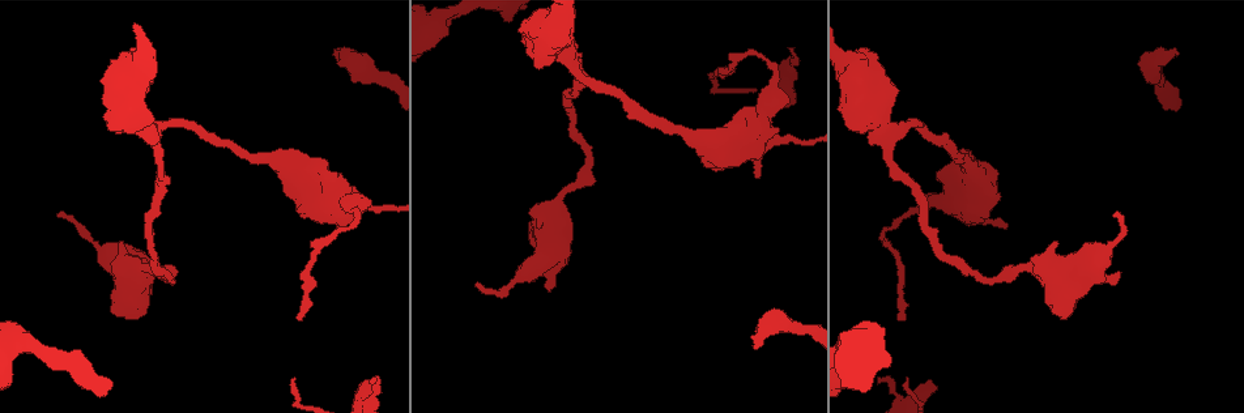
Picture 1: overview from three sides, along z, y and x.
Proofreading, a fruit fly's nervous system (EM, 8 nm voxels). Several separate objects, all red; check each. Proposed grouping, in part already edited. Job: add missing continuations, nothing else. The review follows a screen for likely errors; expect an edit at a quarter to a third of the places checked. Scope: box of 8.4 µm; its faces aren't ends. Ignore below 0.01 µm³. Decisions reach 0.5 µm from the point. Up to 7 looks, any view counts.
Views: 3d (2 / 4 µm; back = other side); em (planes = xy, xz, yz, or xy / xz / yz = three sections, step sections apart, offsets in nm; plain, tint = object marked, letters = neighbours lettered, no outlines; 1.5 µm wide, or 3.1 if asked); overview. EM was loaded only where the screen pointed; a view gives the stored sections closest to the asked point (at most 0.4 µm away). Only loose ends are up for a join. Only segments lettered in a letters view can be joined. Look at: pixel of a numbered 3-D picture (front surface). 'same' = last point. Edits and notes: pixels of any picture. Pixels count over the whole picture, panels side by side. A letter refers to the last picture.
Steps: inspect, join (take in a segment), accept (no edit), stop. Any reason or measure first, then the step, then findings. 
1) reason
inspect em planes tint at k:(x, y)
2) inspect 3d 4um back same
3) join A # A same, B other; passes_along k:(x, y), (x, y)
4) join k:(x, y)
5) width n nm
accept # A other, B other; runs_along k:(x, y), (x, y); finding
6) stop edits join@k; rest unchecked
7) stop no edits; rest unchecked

inspect 3d 2um at 1:(758, 175)

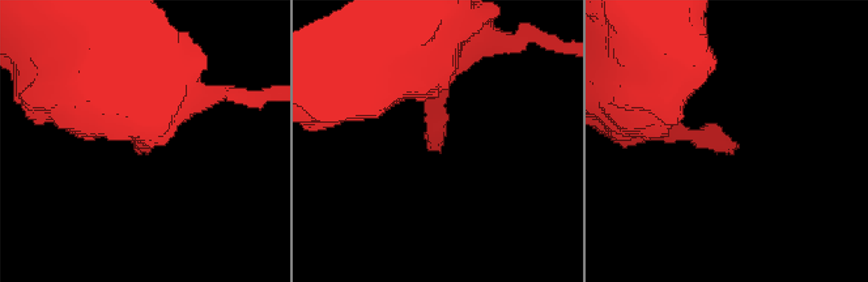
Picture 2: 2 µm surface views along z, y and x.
now the EM
inspect em yz step 8 letters at 2:(441, 147)

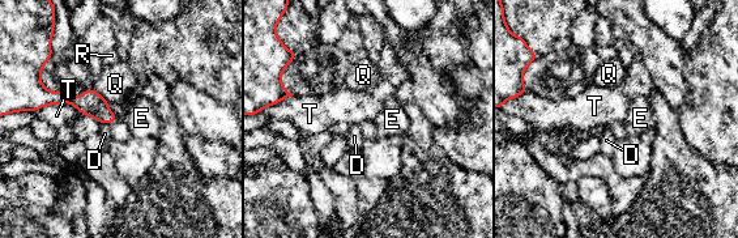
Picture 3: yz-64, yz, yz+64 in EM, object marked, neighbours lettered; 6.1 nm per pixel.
inspect em planes letters same

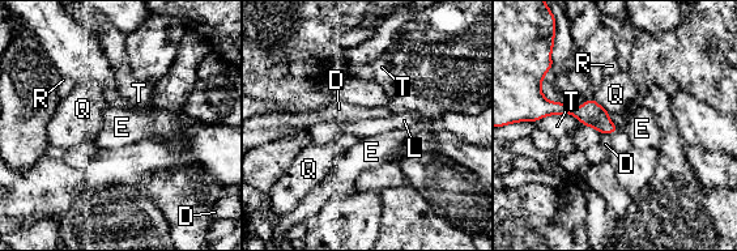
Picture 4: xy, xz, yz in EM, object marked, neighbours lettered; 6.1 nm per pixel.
accept # D other, E other, L other, Q other, R other, T other; runs_along 4:(541, 111), (592, 114), (612, 128); no lettered segment goes on from it

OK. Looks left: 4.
an open end
inspect em planes letters at 1:(900, 317)

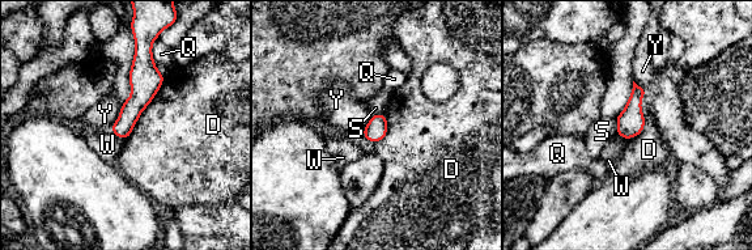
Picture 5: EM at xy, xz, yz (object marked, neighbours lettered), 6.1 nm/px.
width 120 nm; longest_contact D 480 nm
accept # D other, Q other, S other, W other, Y other; none of them fits

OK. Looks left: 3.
thick end
inspect 3d 2um at 1:(795, 102)

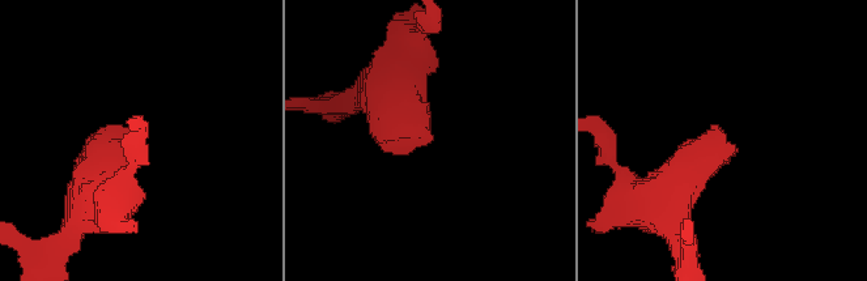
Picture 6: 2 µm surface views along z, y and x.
need the tissue
inspect em xy step 4 plain at 6:(722, 137)

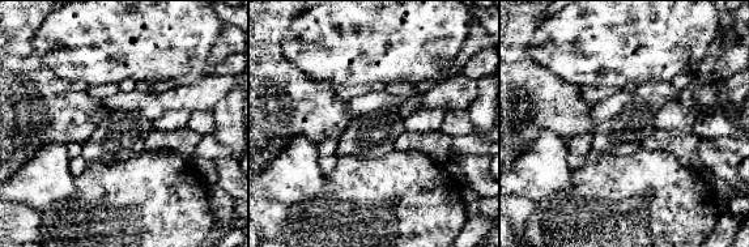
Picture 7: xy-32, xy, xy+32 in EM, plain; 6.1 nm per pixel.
inspect em xy step 4 letters same

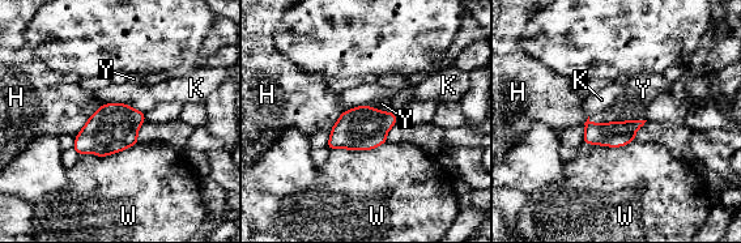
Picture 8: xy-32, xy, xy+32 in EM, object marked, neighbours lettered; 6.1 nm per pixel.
longest_contact W 380 nm
join Y # H other, K other, W other, Y same; it goes on there

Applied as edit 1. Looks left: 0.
stop edits join@8; rest unchecked

